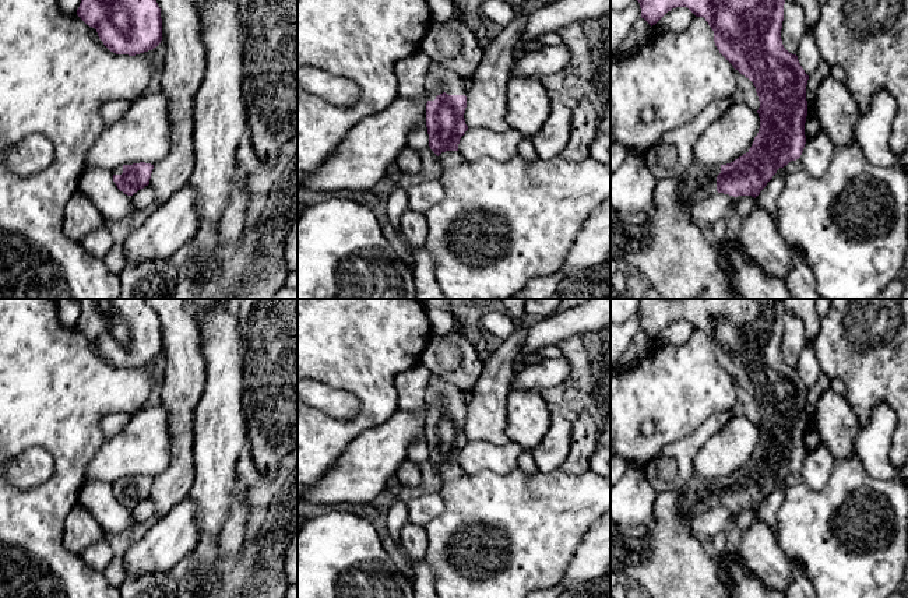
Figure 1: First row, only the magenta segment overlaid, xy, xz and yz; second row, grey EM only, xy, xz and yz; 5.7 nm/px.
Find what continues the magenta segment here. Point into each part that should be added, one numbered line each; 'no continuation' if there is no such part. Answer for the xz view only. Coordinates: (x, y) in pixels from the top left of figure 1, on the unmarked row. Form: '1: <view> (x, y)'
1: xz (439, 393)

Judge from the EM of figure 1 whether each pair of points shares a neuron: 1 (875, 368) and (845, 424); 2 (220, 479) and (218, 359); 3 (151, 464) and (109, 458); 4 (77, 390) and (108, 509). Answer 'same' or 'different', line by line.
1: different
2: same
3: same
4: different

